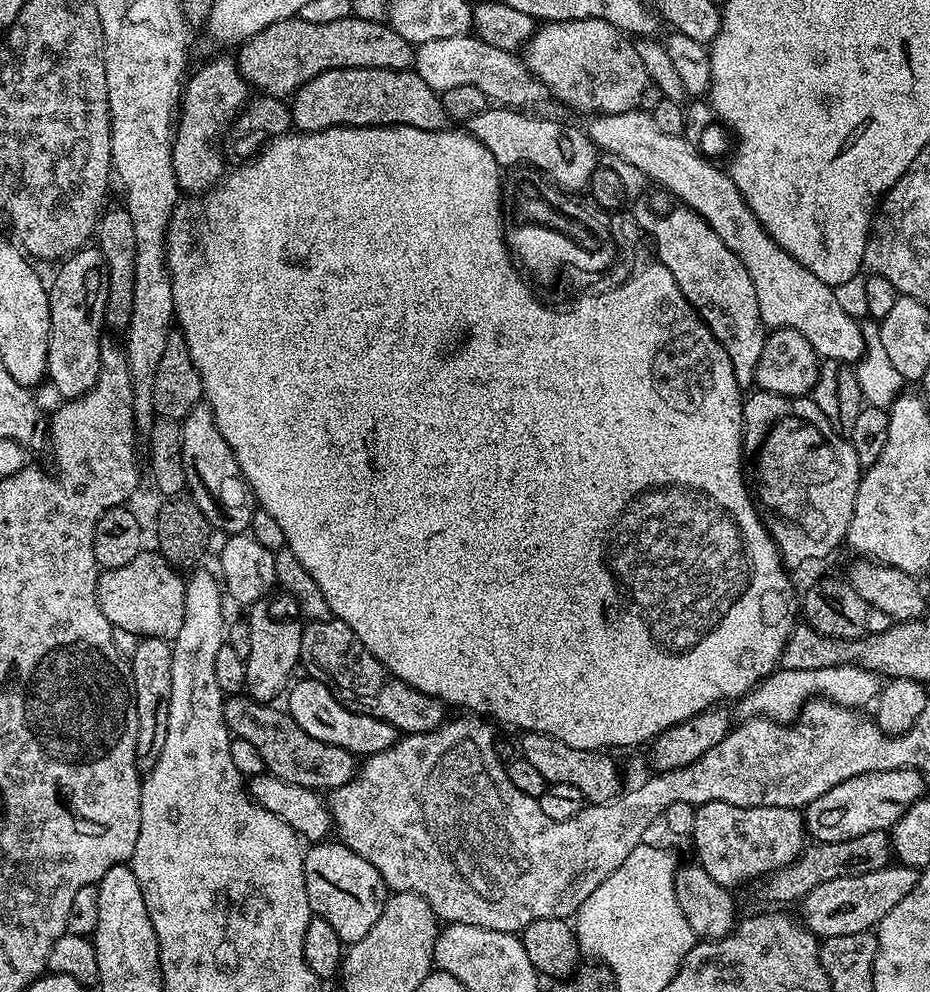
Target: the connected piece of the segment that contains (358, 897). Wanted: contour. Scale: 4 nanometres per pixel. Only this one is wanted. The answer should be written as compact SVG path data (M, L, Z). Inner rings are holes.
M339 842L313 843L304 853L304 877L313 916L330 922L334 934L348 946L366 938L370 926L378 922L390 895L378 870L374 870L366 858L354 854L354 850Z

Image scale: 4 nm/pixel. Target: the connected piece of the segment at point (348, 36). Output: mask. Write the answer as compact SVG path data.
M349 15L341 20L326 22L310 22L301 18L279 20L264 28L258 34L239 45L234 59L236 67L240 69L242 78L257 93L266 96L291 98L296 91L310 78L318 78L326 70L335 68L385 68L386 70L408 70L413 67L416 59L416 48L402 34L398 34L387 23L378 20L363 20Z

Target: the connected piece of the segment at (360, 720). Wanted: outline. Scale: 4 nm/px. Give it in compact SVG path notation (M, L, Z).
M311 678L297 679L286 692L286 710L318 742L330 742L330 746L342 746L357 758L367 758L378 754L398 739L398 733L390 722L382 722L361 712L352 712L322 682Z

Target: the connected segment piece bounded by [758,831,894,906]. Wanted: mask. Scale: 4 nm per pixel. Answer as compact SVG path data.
M887 831L862 834L858 838L850 838L837 844L821 844L812 842L805 847L796 860L785 868L772 872L759 881L760 896L764 900L777 900L777 905L795 905L804 899L814 886L822 886L822 882L830 882L839 876L850 876L854 872L873 872L889 867L893 863L892 837Z

